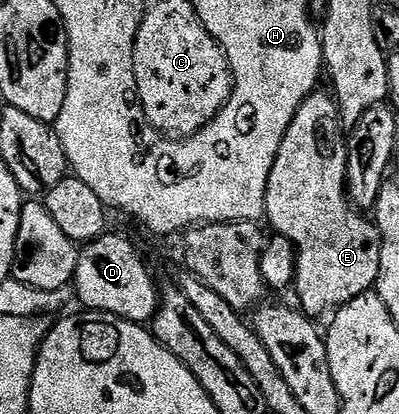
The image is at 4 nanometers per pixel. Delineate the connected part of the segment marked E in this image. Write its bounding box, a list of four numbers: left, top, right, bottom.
[265,89,383,317]

